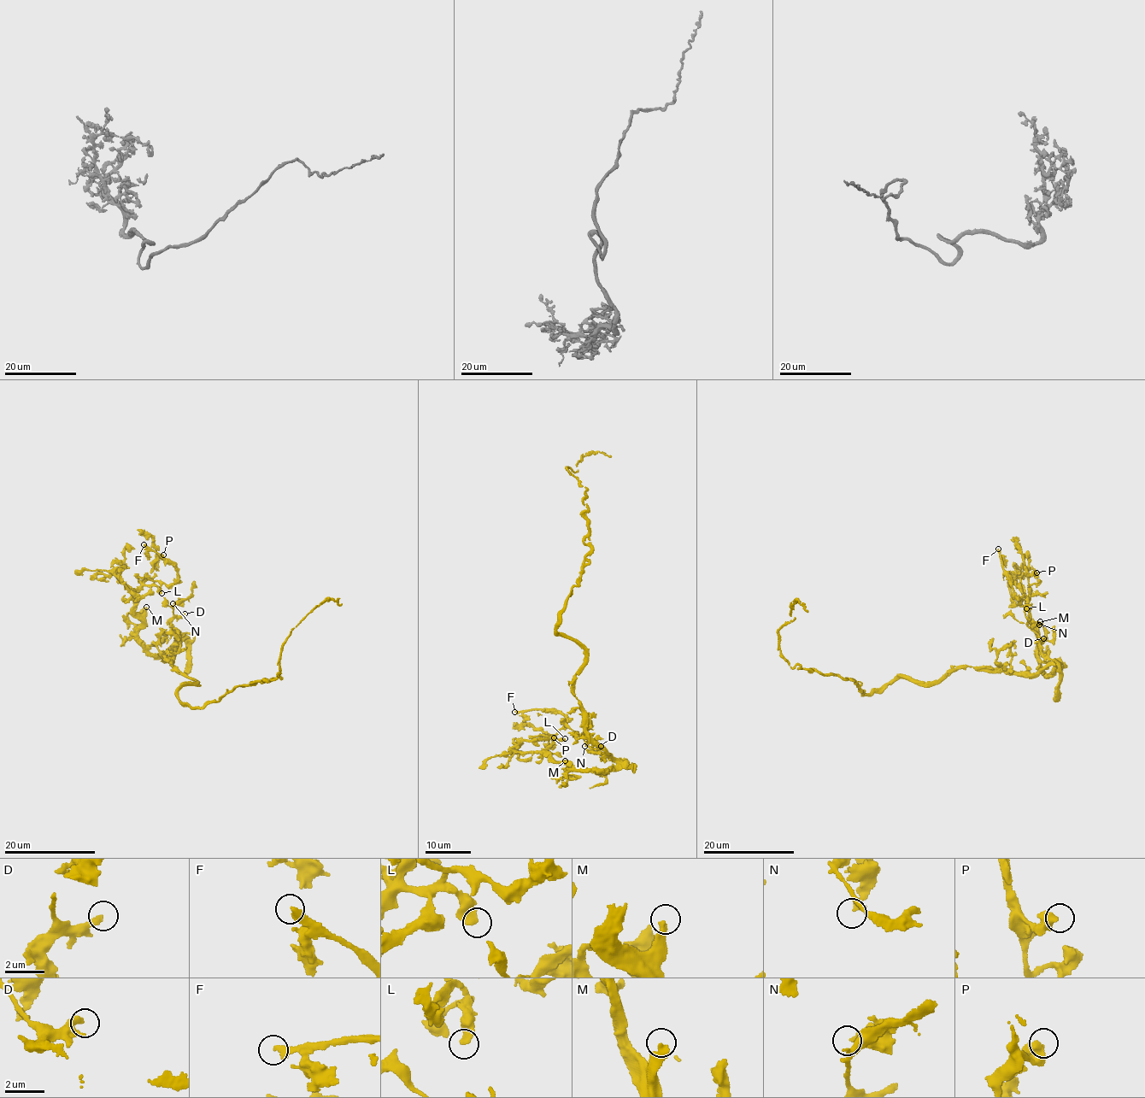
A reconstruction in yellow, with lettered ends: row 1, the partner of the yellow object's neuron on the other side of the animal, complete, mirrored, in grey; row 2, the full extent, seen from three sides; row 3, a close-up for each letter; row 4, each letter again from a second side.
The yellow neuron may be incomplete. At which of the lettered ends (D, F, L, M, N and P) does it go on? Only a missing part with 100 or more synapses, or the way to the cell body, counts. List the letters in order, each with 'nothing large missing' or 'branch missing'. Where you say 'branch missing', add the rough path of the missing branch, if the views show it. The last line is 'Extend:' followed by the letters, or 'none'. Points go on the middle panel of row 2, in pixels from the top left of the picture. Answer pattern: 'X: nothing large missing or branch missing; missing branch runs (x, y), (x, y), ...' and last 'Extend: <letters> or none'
D: nothing large missing
F: nothing large missing
L: nothing large missing
M: branch missing; missing branch runs (565, 760), (571, 763), (578, 758), (570, 759)
N: nothing large missing
P: nothing large missing
Extend: M

